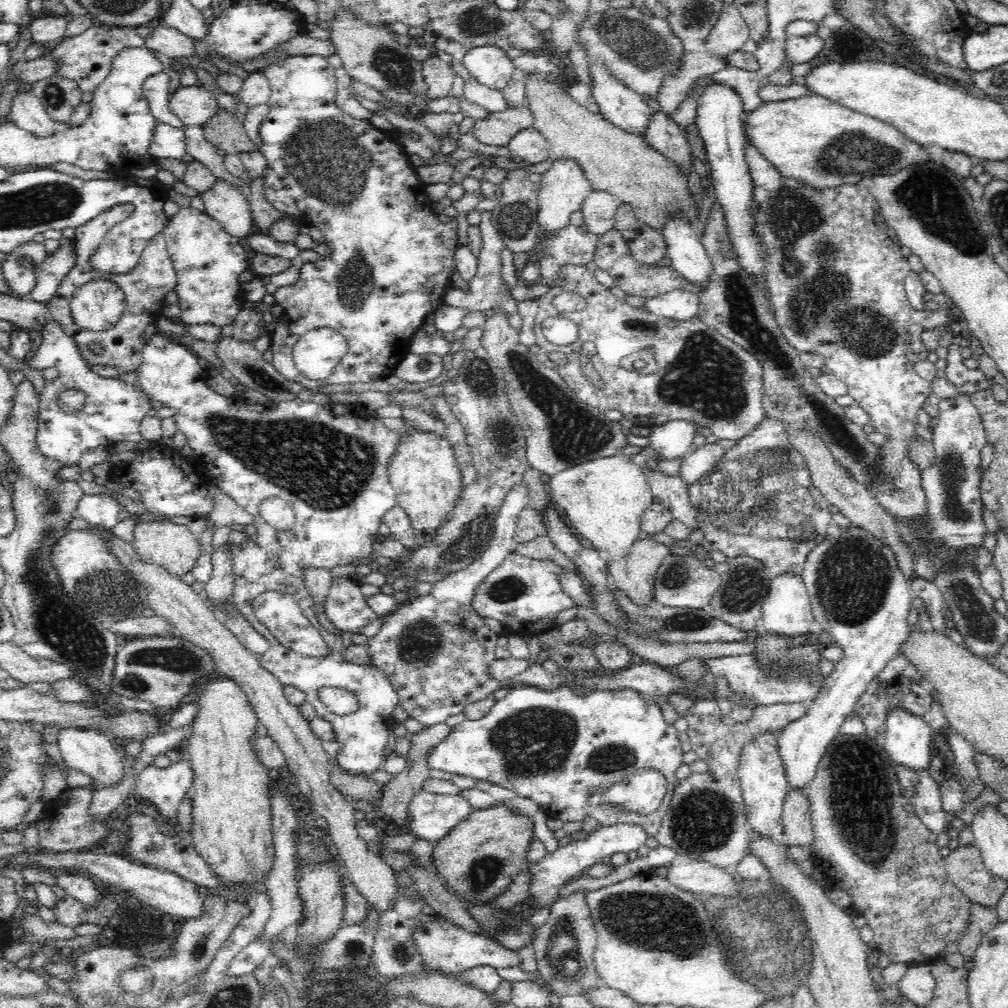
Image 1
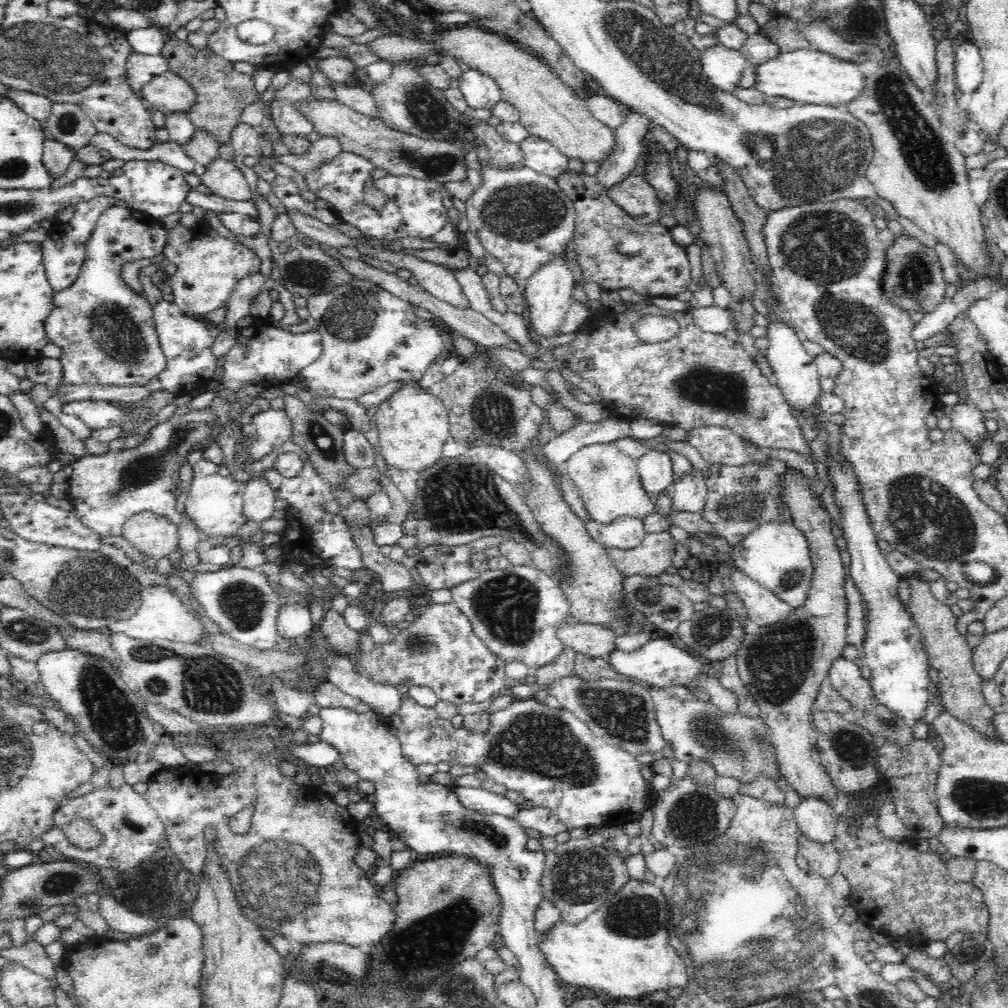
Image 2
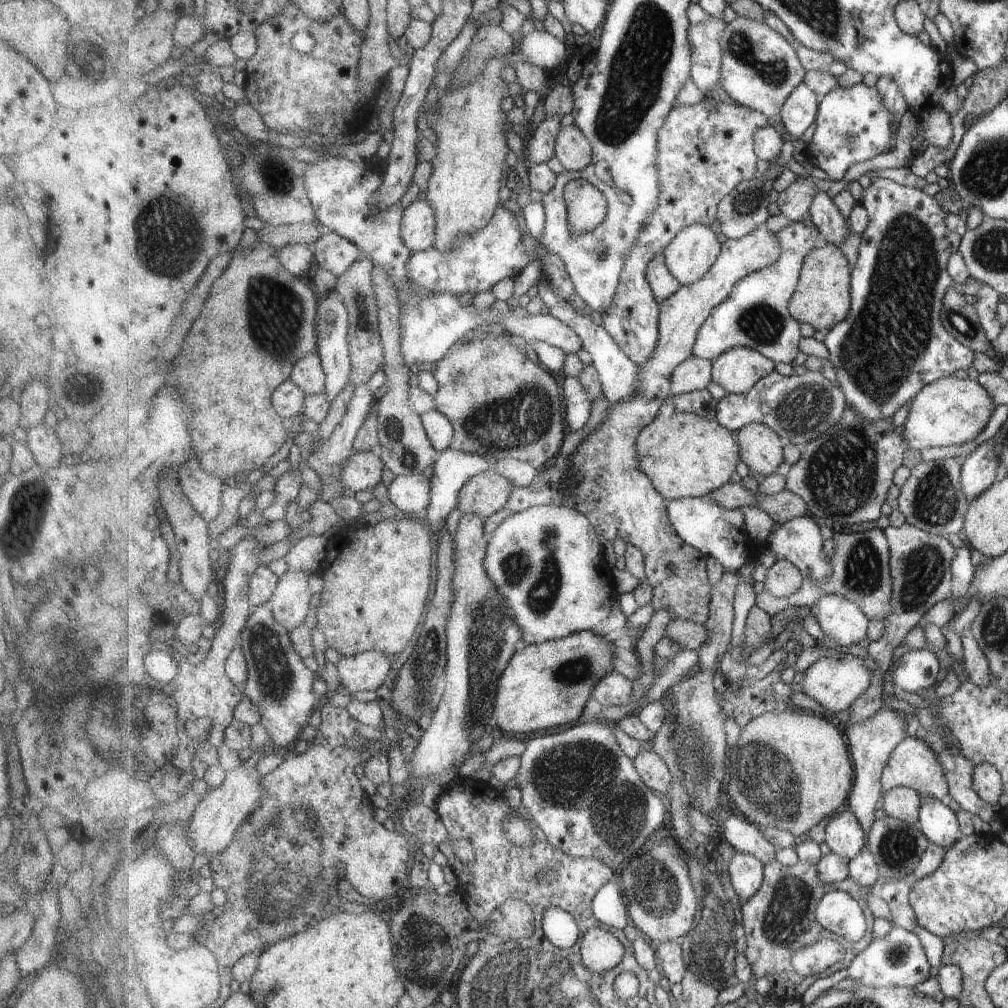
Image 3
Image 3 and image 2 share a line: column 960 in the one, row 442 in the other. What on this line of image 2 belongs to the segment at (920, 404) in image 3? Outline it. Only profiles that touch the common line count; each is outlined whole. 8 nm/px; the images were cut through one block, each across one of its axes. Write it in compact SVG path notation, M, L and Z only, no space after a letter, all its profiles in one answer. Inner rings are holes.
M416 383L414 385L407 384L390 399L387 399L384 403L380 404L379 410L375 415L373 425L377 425L379 431L380 452L384 462L398 470L398 472L410 472L414 470L416 474L421 474L424 470L432 468L440 458L442 458L442 446L446 444L446 440L451 436L450 434L450 422L449 414L446 408L436 399L432 397L432 394Z

